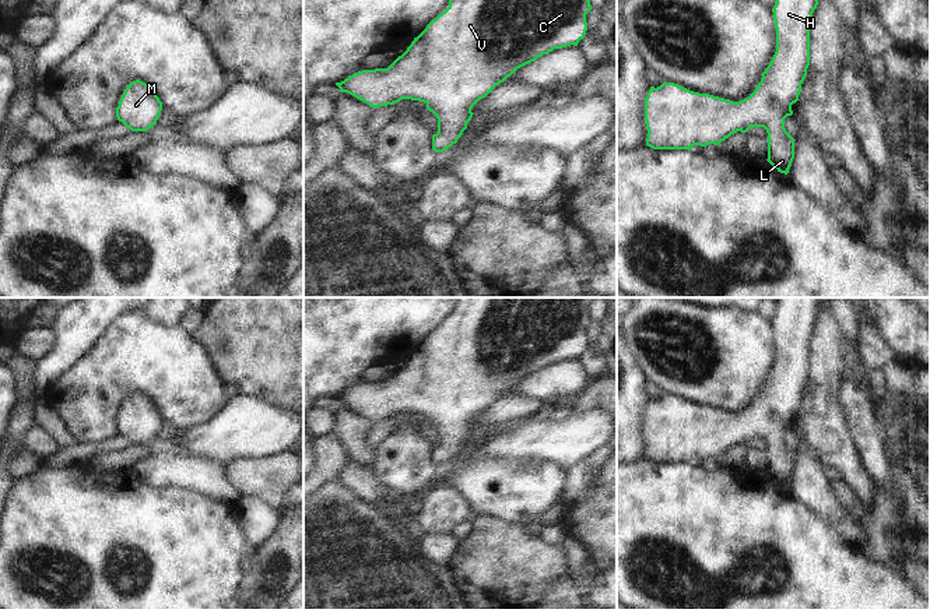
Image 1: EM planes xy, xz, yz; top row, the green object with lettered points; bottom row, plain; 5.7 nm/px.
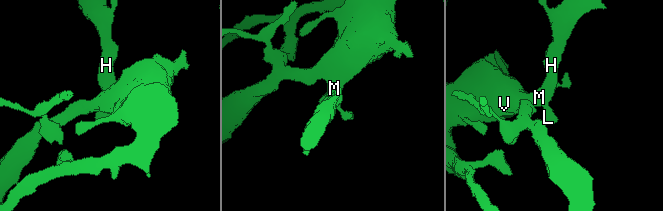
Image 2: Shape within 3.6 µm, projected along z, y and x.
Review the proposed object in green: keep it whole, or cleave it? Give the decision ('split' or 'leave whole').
leave whole

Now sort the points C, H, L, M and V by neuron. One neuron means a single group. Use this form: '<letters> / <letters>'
C H L M V

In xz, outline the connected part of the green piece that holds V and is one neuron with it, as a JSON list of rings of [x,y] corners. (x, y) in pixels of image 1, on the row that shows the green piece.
[[[449,0],[449,7],[387,68],[362,70],[336,85],[371,108],[401,99],[424,102],[438,119],[432,149],[443,152],[467,129],[473,106],[517,68],[554,49],[578,46],[590,10],[590,0]]]

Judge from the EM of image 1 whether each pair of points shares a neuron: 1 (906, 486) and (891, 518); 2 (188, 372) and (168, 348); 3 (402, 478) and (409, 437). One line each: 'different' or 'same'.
1: same
2: same
3: same

